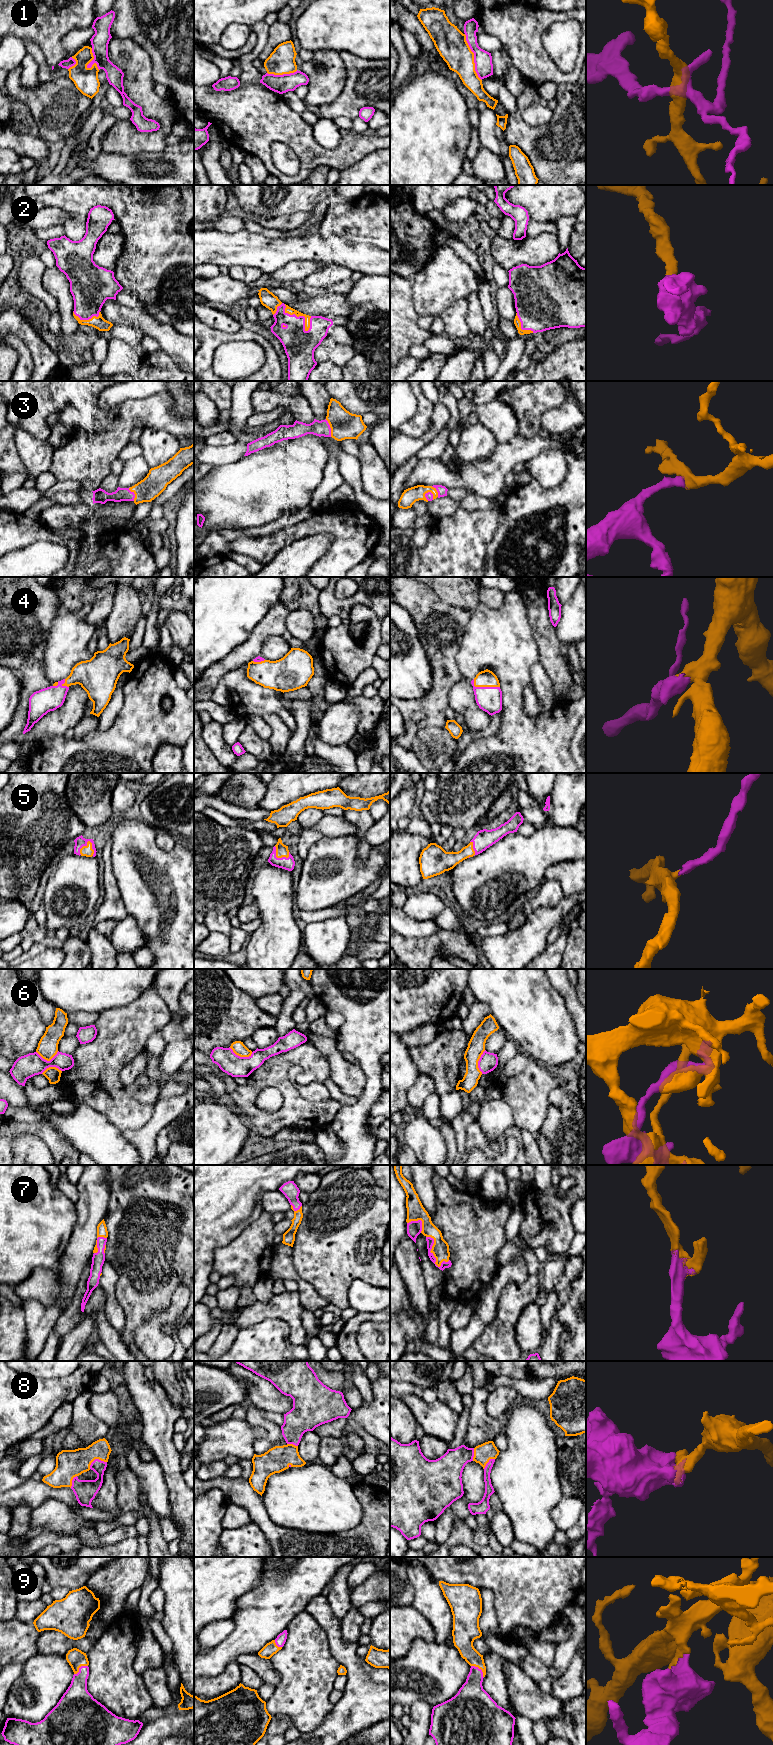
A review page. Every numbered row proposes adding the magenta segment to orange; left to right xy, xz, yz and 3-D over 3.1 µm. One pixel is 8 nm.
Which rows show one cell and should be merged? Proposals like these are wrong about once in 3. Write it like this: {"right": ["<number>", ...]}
{"right": ["2", "4", "5", "7", "8", "9"]}

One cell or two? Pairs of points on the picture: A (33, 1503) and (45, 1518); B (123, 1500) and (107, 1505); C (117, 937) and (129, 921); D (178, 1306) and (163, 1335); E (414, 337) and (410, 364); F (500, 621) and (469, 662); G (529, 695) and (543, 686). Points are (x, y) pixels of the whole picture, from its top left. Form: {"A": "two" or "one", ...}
{"A": "two", "B": "two", "C": "one", "D": "one", "E": "two", "F": "one", "G": "two"}

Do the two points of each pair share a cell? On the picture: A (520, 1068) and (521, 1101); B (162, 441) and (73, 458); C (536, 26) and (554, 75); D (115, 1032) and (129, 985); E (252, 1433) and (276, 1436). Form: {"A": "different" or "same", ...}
{"A": "same", "B": "different", "C": "same", "D": "different", "E": "different"}

